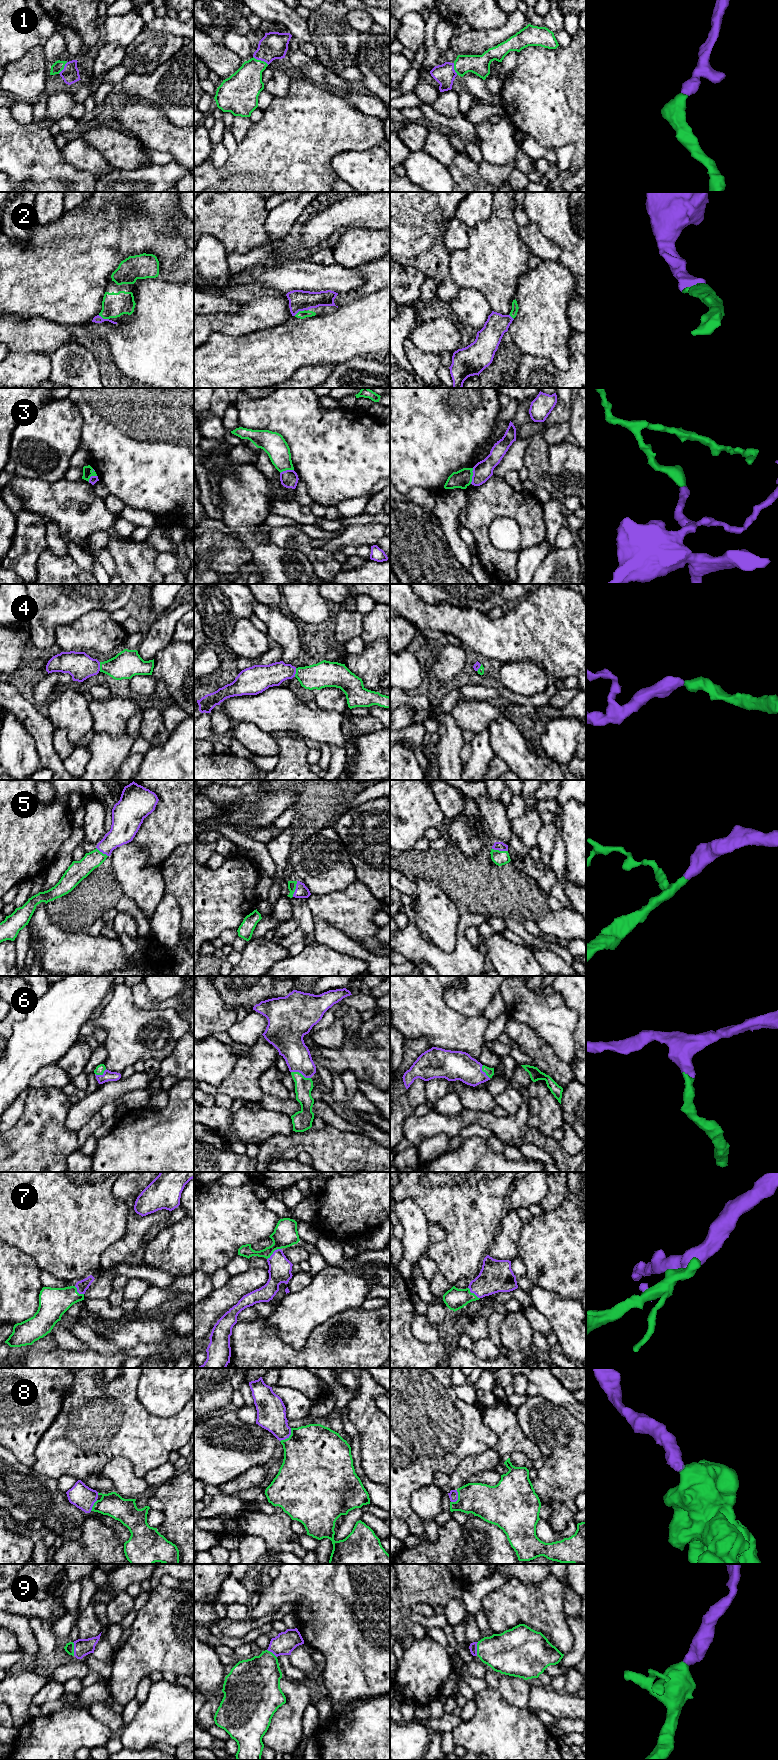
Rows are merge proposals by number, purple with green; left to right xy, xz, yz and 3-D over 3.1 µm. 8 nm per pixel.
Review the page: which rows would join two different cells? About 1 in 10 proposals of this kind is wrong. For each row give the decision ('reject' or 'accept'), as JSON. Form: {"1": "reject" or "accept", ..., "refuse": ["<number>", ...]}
{"1": "accept", "2": "accept", "3": "reject", "4": "accept", "5": "accept", "6": "accept", "7": "accept", "8": "accept", "9": "accept", "refuse": ["3"]}

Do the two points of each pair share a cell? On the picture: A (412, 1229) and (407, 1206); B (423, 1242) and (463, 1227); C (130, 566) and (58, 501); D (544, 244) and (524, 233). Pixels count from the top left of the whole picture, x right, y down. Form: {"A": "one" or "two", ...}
{"A": "one", "B": "two", "C": "one", "D": "one"}

